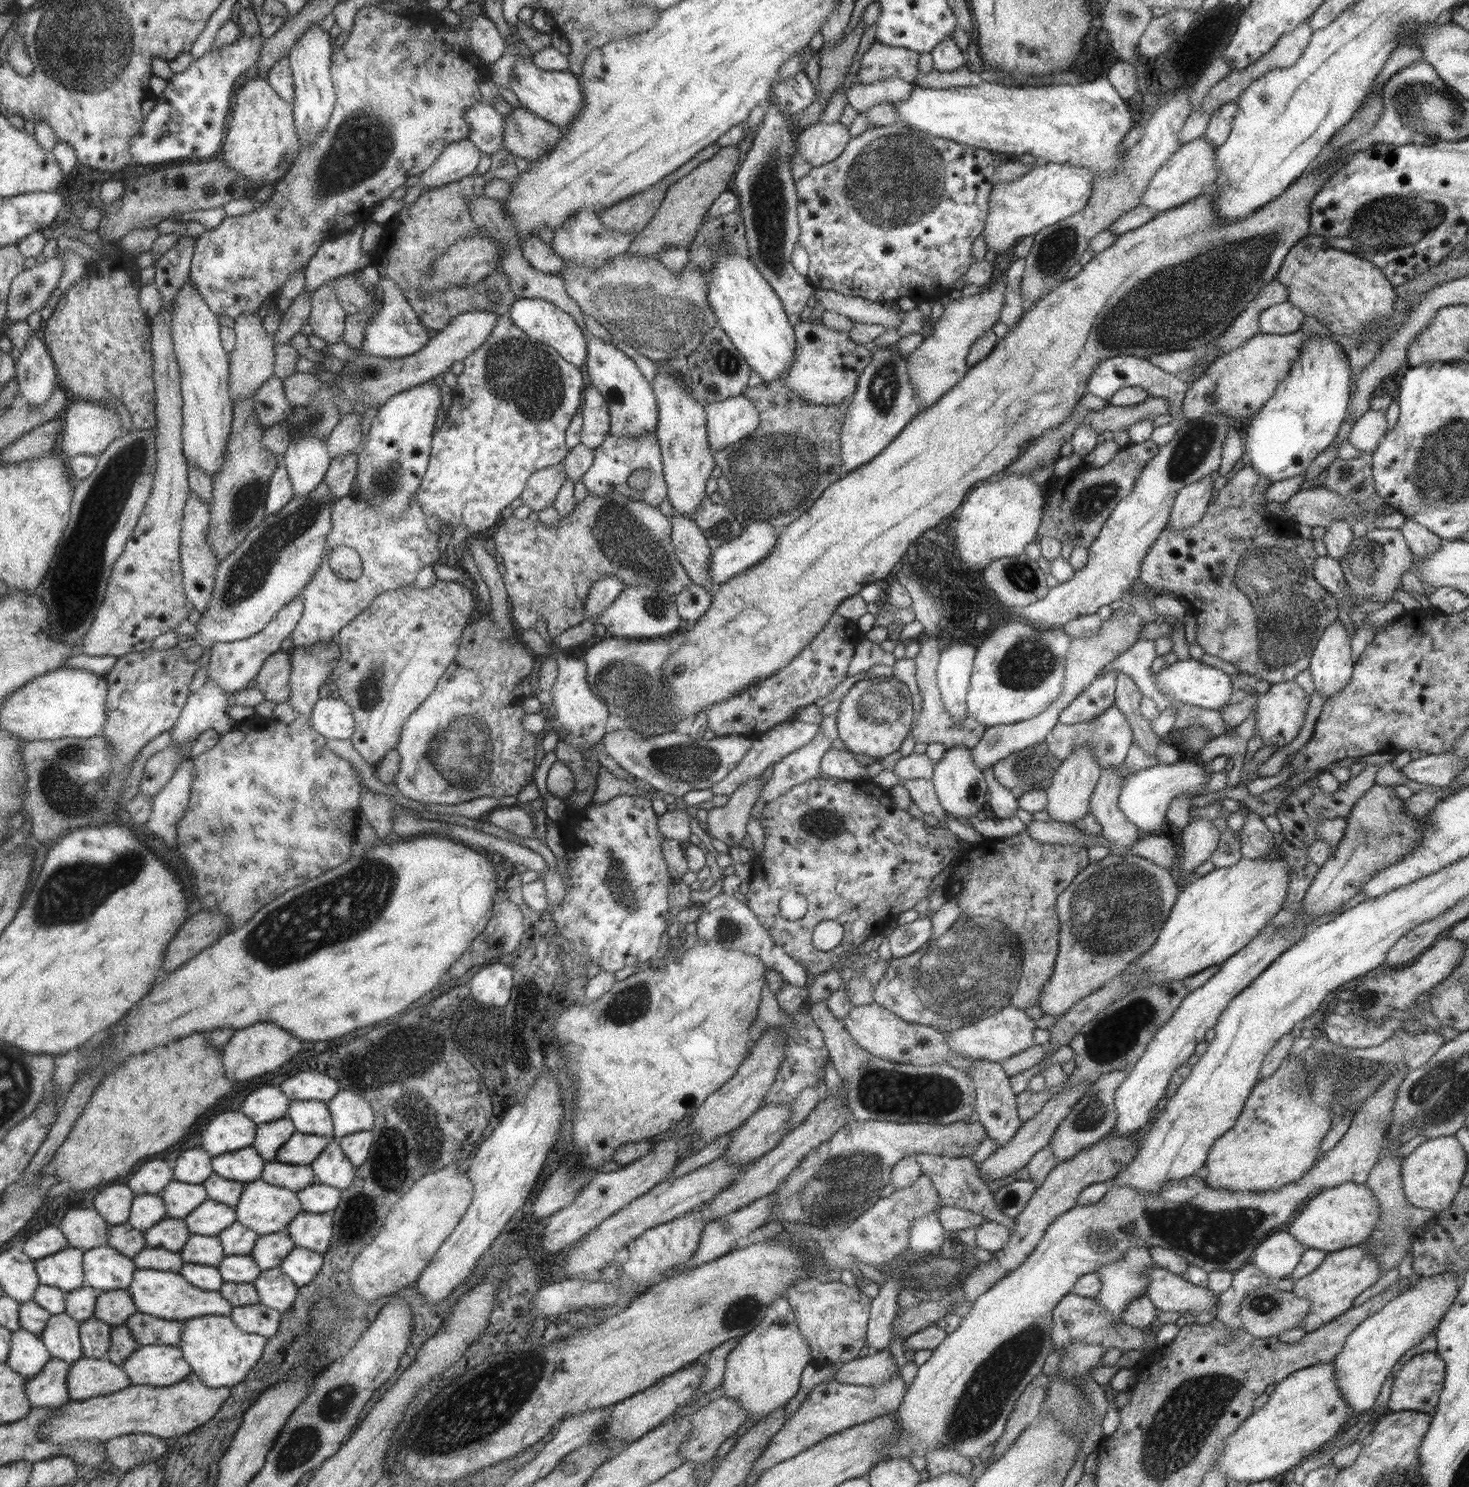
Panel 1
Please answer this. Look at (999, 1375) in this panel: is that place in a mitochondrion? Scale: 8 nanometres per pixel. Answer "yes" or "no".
yes

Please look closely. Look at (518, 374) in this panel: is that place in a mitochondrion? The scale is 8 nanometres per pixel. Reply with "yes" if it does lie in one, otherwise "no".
yes

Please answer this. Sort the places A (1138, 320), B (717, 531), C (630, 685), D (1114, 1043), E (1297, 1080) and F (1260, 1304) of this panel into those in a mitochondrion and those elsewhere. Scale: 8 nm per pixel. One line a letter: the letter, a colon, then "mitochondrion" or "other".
A: mitochondrion
B: mitochondrion
C: mitochondrion
D: mitochondrion
E: mitochondrion
F: mitochondrion

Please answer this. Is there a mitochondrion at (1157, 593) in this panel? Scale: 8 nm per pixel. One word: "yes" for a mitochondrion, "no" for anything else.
no

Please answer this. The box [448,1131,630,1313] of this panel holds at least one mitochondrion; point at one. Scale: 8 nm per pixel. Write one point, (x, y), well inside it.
(573, 1166)

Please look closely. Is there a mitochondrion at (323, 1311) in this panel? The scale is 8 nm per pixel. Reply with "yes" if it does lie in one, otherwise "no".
yes

